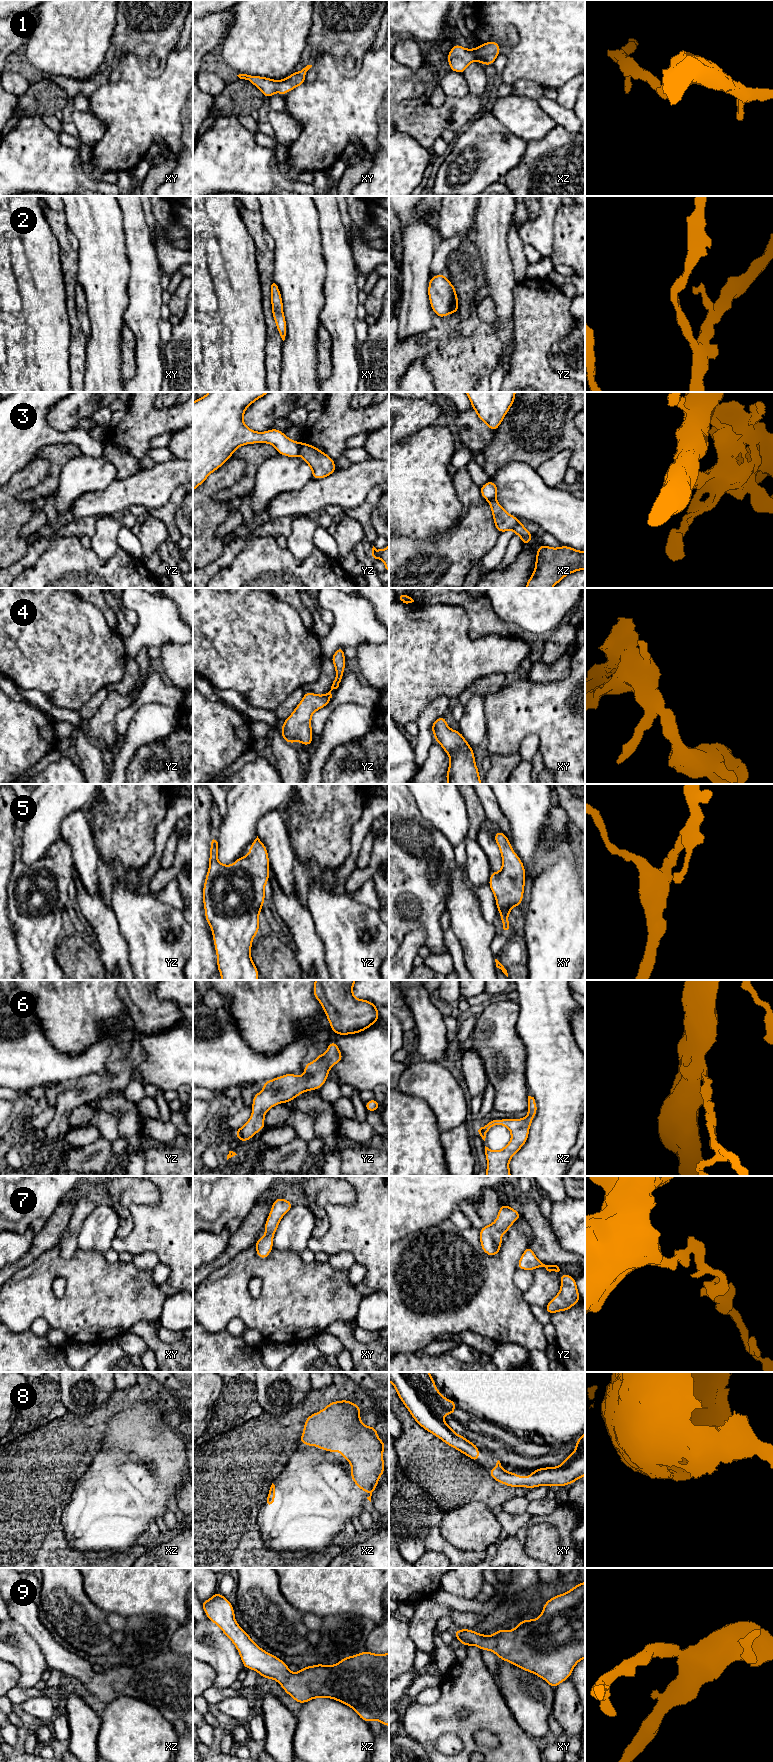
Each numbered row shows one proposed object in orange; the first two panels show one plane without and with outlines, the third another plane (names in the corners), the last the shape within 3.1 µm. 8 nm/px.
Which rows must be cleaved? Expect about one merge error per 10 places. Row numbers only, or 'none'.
3

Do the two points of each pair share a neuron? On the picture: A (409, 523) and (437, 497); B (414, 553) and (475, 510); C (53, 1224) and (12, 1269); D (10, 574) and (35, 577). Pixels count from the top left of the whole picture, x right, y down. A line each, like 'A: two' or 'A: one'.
A: one
B: one
C: one
D: two

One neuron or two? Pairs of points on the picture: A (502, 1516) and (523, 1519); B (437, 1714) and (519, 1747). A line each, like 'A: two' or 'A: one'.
A: one
B: one

